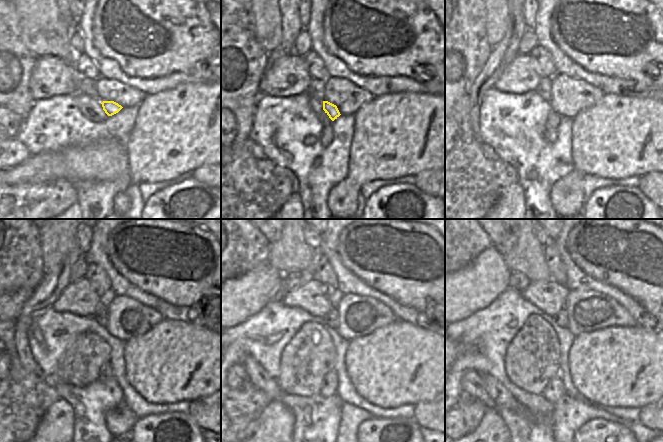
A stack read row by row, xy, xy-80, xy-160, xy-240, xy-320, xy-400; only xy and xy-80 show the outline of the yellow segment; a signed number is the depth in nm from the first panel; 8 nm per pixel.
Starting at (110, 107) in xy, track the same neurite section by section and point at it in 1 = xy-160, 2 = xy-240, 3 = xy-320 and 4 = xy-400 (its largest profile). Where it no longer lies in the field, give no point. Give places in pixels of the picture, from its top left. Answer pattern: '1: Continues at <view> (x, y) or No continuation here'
1: Continues at xy-160 (554, 119)
2: Continues at xy-240 (80, 365)
3: Continues at xy-320 (310, 355)
4: Continues at xy-400 (532, 359)

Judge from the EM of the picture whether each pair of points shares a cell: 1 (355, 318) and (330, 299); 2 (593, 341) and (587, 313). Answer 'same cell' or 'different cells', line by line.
1: different cells
2: different cells

